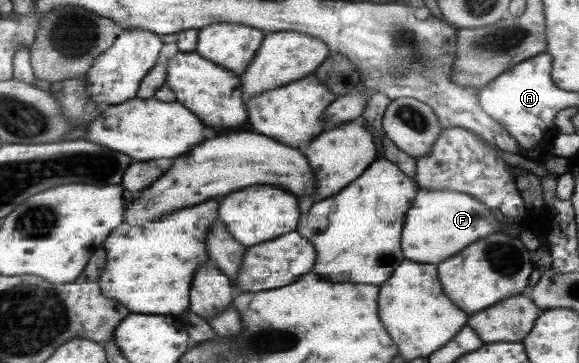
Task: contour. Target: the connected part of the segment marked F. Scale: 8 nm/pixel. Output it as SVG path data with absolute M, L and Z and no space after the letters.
M419 190L409 211L407 211L406 226L402 232L402 252L407 254L406 260L413 262L437 265L439 262L446 261L447 258L455 256L457 252L462 252L467 246L474 244L475 241L483 240L485 237L500 232L502 226L499 221L489 214L489 210L483 206L472 195L460 193L452 190Z

